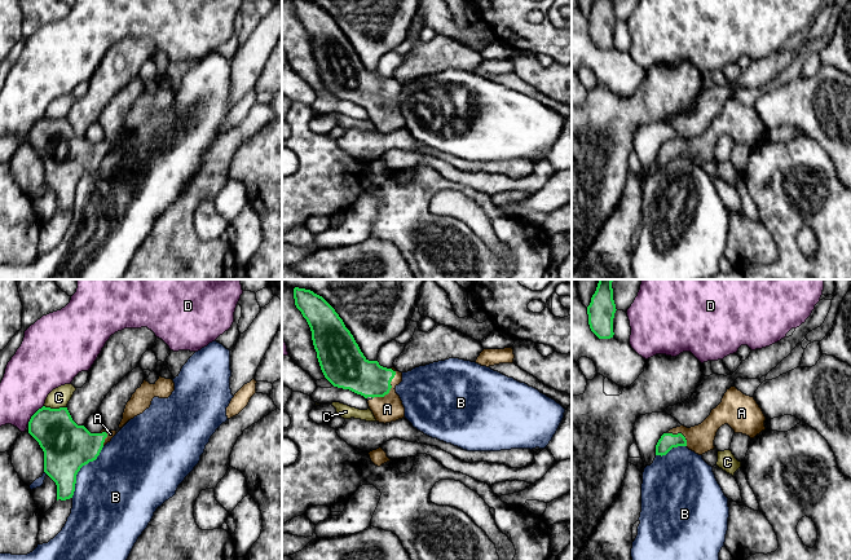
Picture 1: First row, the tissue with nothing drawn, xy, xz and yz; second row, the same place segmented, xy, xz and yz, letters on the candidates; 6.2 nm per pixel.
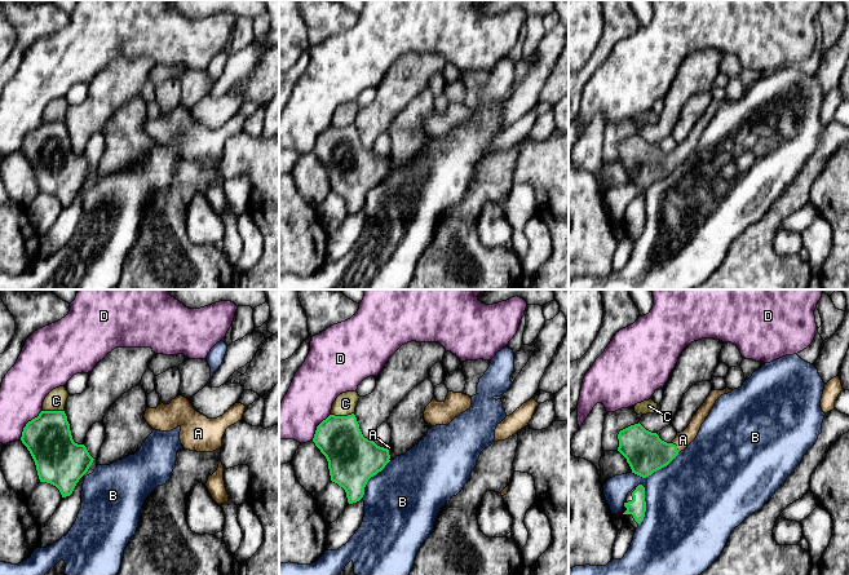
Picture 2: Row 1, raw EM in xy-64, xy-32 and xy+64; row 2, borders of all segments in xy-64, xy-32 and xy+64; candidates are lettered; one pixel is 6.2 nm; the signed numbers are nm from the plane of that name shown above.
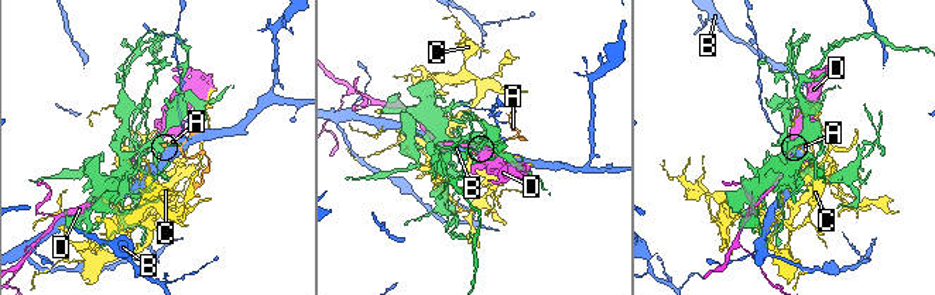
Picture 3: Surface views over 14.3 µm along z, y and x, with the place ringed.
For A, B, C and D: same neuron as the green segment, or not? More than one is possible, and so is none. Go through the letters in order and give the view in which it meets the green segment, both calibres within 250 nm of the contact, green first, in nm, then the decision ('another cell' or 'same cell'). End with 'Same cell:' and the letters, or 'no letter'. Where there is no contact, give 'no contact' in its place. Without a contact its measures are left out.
A: xz | 220/170 nm | same cell
B: xy | 300/460 nm | another cell
C: xy | 300/120 nm | another cell
D: xy | 280/320 nm | another cell
Same cell: A

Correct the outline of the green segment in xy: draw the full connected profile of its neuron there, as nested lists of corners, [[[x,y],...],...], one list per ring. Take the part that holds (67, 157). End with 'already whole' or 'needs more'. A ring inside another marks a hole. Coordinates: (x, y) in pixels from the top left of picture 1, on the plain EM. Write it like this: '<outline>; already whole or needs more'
[[[43,116],[31,127],[28,144],[44,162],[44,182],[57,195],[57,211],[66,211],[74,206],[80,178],[97,169],[116,141],[91,144],[72,131],[67,118]]]; needs more

